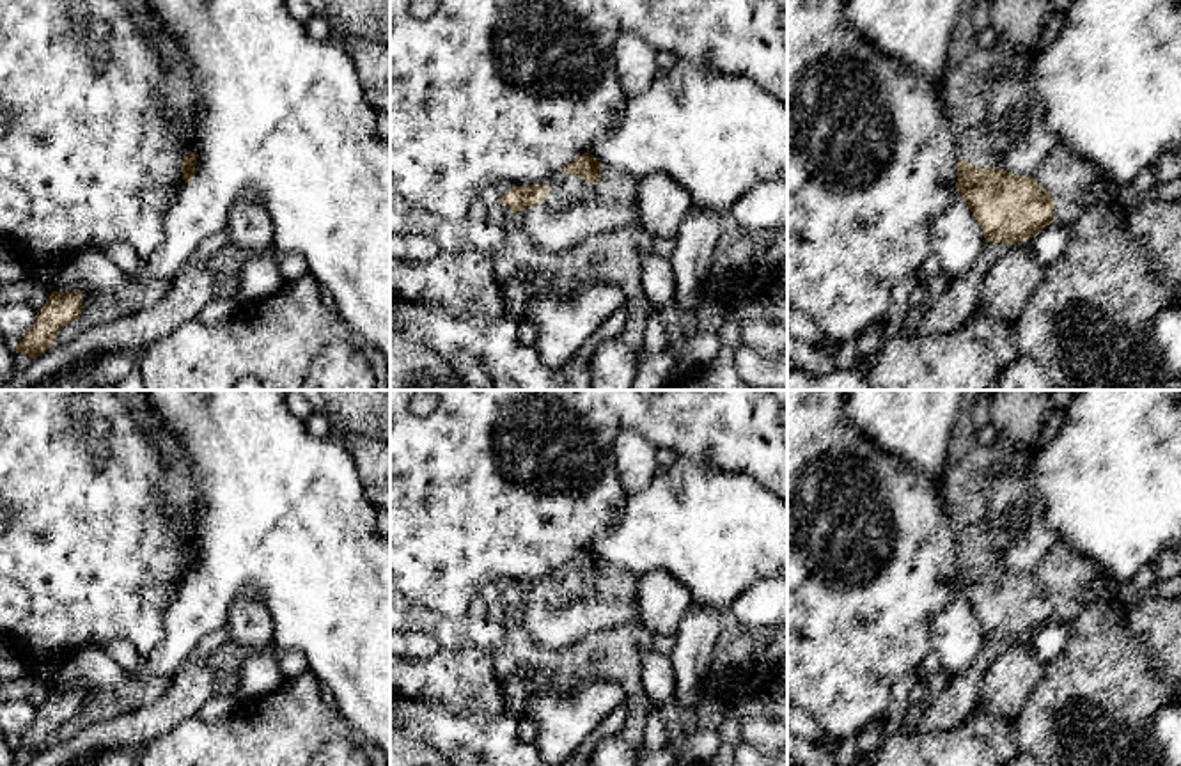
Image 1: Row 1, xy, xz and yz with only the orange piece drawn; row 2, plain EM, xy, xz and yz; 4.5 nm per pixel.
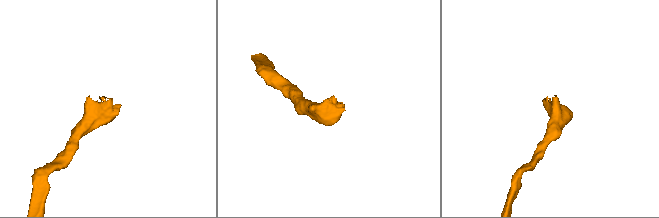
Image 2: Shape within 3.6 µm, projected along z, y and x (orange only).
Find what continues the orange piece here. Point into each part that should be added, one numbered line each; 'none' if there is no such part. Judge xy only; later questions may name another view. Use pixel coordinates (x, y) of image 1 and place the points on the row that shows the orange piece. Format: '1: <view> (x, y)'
1: xy (179, 103)

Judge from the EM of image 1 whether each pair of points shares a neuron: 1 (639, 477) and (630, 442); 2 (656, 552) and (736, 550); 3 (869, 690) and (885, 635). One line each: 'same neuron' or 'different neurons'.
1: same neuron
2: same neuron
3: same neuron

